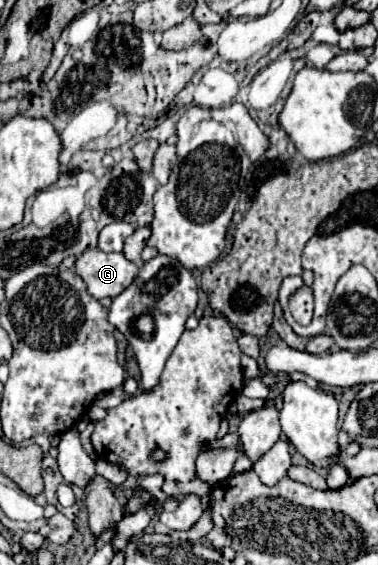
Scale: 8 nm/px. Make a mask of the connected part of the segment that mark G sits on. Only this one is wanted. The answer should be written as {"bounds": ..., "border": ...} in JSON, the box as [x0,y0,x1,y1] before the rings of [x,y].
{"bounds":[75,248,137,300],"border":[[[87,248],[75,262],[75,274],[85,280],[89,296],[97,300],[119,296],[137,272],[137,266],[129,262],[123,252],[103,252],[99,248]]]}

